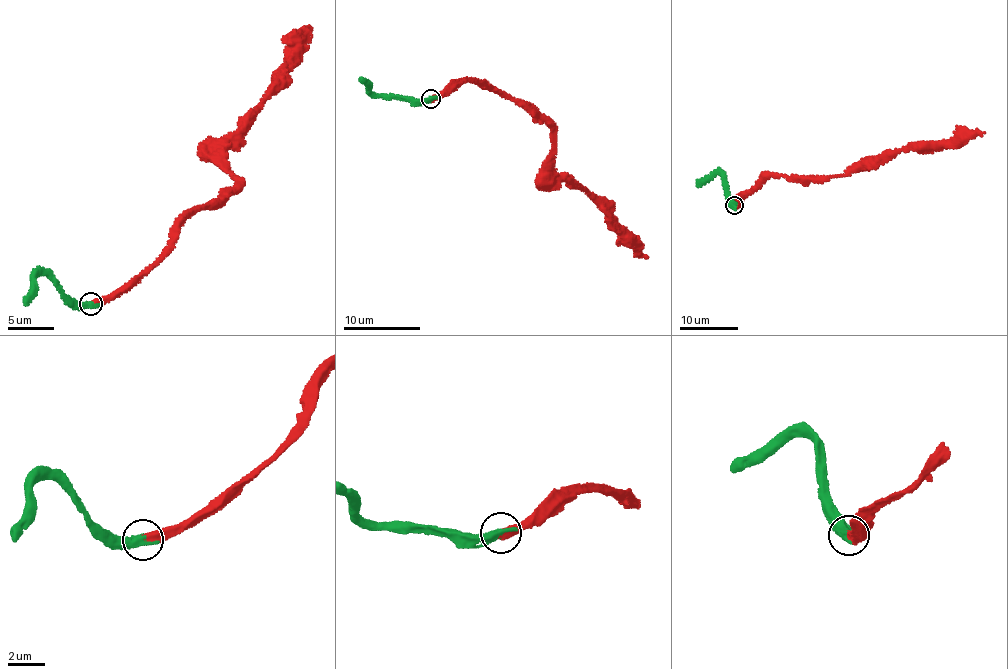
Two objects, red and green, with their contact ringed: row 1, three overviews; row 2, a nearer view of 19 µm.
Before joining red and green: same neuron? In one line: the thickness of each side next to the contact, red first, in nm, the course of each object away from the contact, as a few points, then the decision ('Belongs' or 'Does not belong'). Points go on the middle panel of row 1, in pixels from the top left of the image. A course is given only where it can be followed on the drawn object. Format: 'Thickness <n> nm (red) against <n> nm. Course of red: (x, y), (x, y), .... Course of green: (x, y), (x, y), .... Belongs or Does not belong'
Thickness 500 nm (red) against 480 nm. Course of red: (430, 98), (475, 78), (520, 99), (551, 129), (557, 175), (579, 184), (647, 258). Course of green: (430, 98), (376, 95), (361, 78). Belongs

